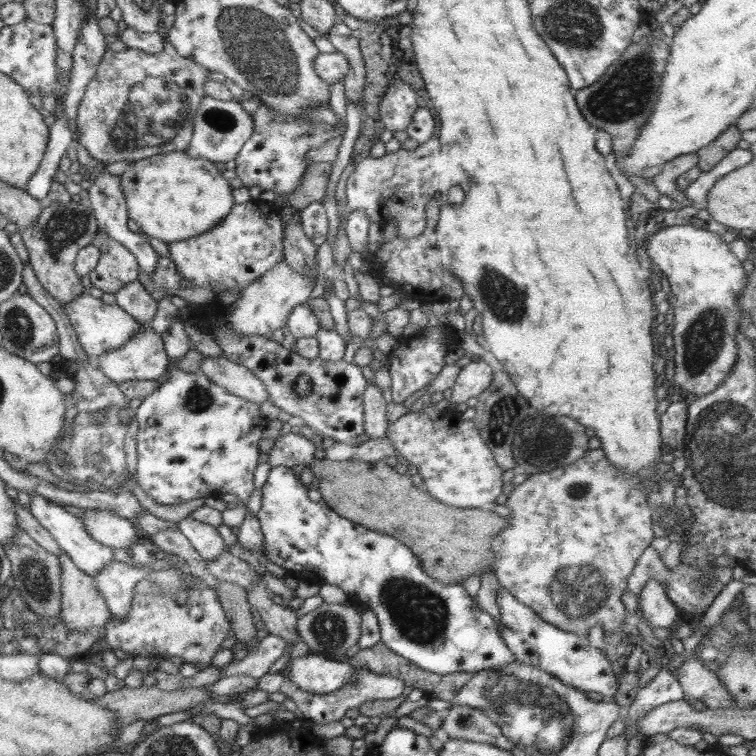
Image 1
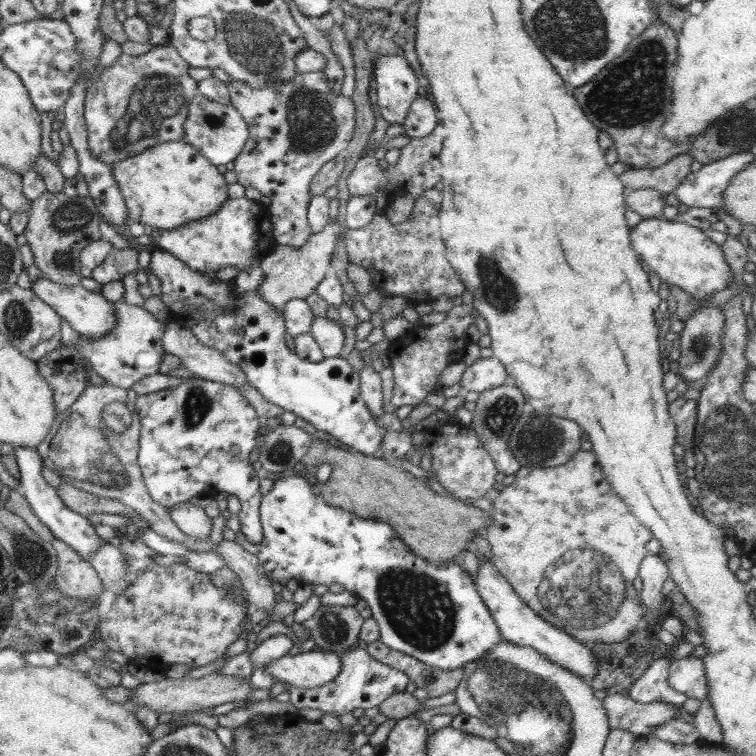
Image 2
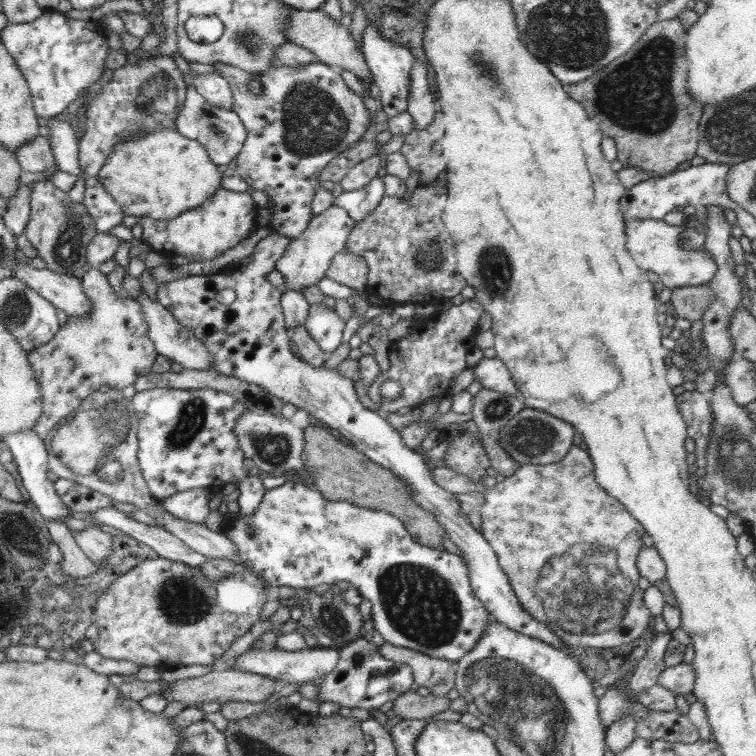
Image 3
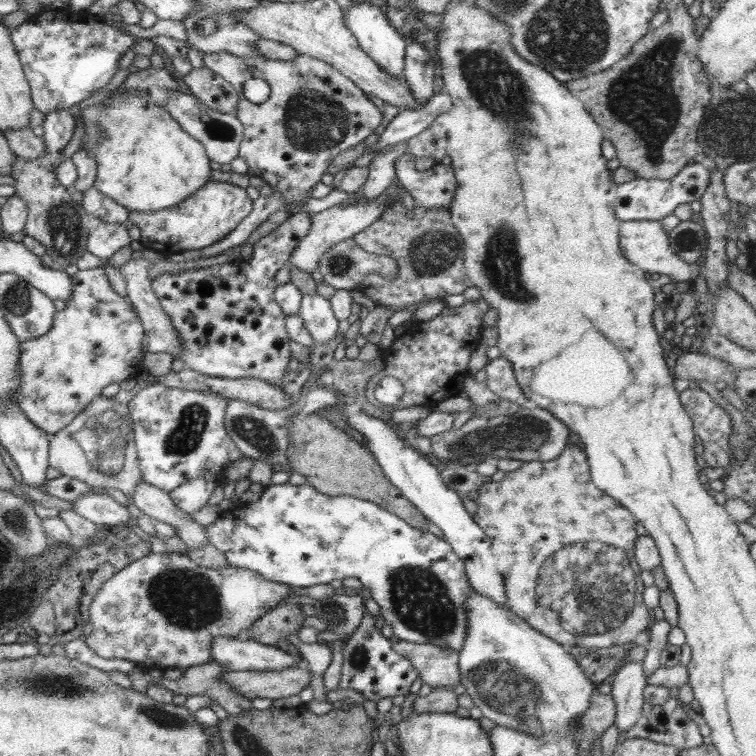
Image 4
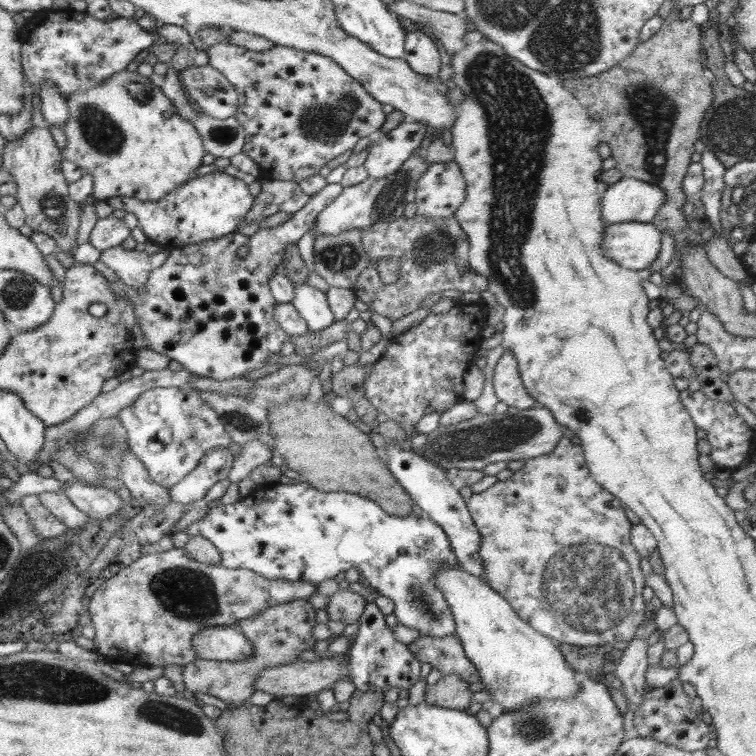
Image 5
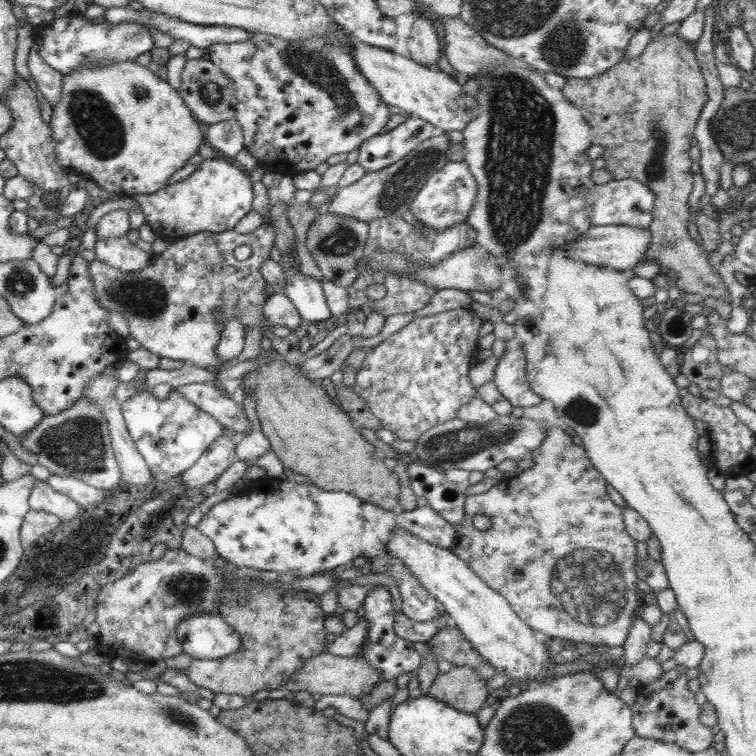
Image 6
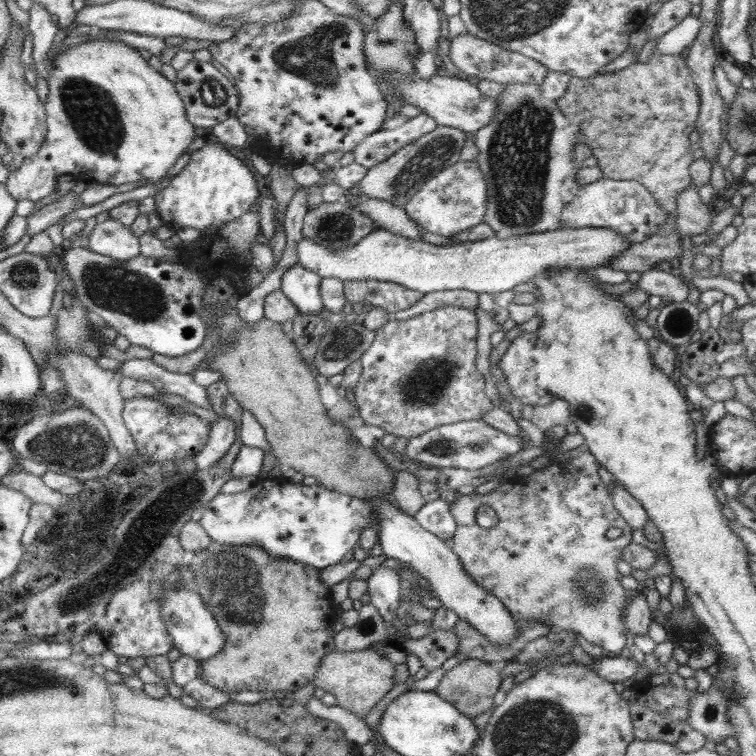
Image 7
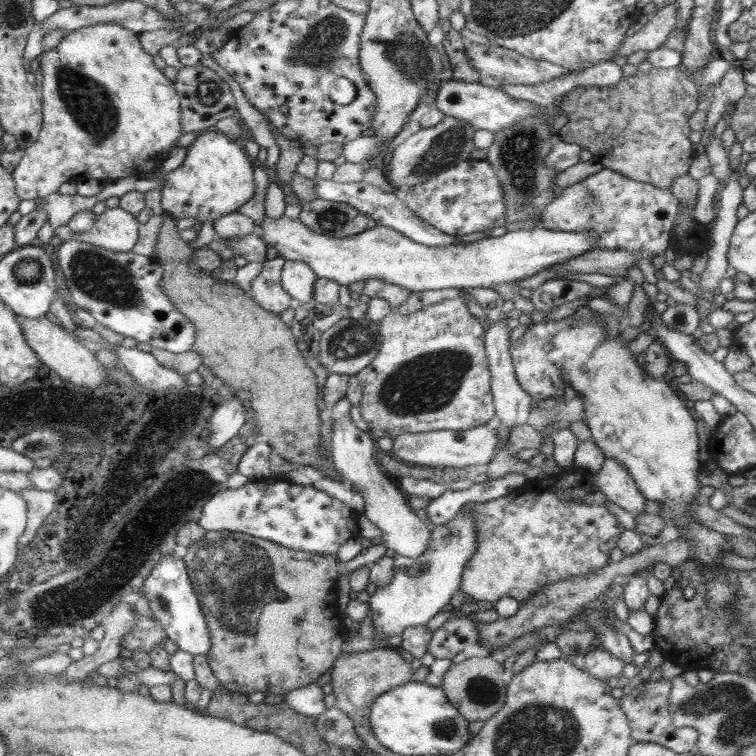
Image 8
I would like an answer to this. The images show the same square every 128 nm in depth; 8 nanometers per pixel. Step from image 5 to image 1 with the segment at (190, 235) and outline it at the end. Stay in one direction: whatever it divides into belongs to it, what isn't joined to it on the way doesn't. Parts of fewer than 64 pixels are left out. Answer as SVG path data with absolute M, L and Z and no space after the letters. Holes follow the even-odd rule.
M260 199L247 203L234 203L230 213L212 229L196 237L168 243L170 258L177 264L182 277L190 279L192 286L211 284L215 296L221 291L243 292L246 285L274 268L284 257L284 228L282 214L271 213L272 203Z

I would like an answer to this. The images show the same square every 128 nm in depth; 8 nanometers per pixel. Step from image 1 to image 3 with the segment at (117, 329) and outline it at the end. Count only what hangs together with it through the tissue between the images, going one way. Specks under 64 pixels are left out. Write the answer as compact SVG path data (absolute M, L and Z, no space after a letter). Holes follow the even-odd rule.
M14 261L14 276L30 286L42 298L48 300L56 308L61 308L67 315L80 317L88 315L92 304L86 298L80 279L72 274L60 274L46 268L34 268L30 263Z

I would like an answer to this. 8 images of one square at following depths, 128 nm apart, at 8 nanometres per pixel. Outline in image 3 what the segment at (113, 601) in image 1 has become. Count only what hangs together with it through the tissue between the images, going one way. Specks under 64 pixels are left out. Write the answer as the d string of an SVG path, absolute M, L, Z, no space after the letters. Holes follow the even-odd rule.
M89 525L85 530L80 530L74 534L78 547L96 566L102 562L107 562L107 557L111 554L113 539L110 532L109 529Z

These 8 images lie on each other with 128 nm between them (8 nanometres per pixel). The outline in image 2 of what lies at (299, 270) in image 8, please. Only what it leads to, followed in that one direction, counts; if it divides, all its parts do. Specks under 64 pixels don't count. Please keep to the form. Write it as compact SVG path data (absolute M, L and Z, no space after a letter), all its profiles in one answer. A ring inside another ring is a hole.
M315 316L309 334L320 345L325 357L339 356L344 346L344 332L340 324L326 317Z

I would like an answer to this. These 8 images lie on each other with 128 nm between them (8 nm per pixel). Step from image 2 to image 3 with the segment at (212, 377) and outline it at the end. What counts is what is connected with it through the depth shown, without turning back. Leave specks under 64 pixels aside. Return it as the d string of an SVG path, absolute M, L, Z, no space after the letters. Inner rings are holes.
M140 287L140 295L136 297L136 302L140 304L140 310L146 318L147 332L154 344L157 354L167 356L173 362L176 362L188 369L198 370L212 370L212 356L206 347L196 338L190 330L187 330L184 326L181 326L177 320L173 317L173 314L162 306L158 301L152 300L150 296L144 293L144 289Z

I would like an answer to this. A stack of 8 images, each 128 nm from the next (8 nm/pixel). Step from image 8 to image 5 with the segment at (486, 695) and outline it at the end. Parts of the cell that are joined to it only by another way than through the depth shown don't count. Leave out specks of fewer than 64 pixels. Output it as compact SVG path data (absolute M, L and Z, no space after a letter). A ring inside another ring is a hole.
M448 674L426 690L424 702L448 707L452 710L466 711L472 702L472 690L466 680L458 674Z

